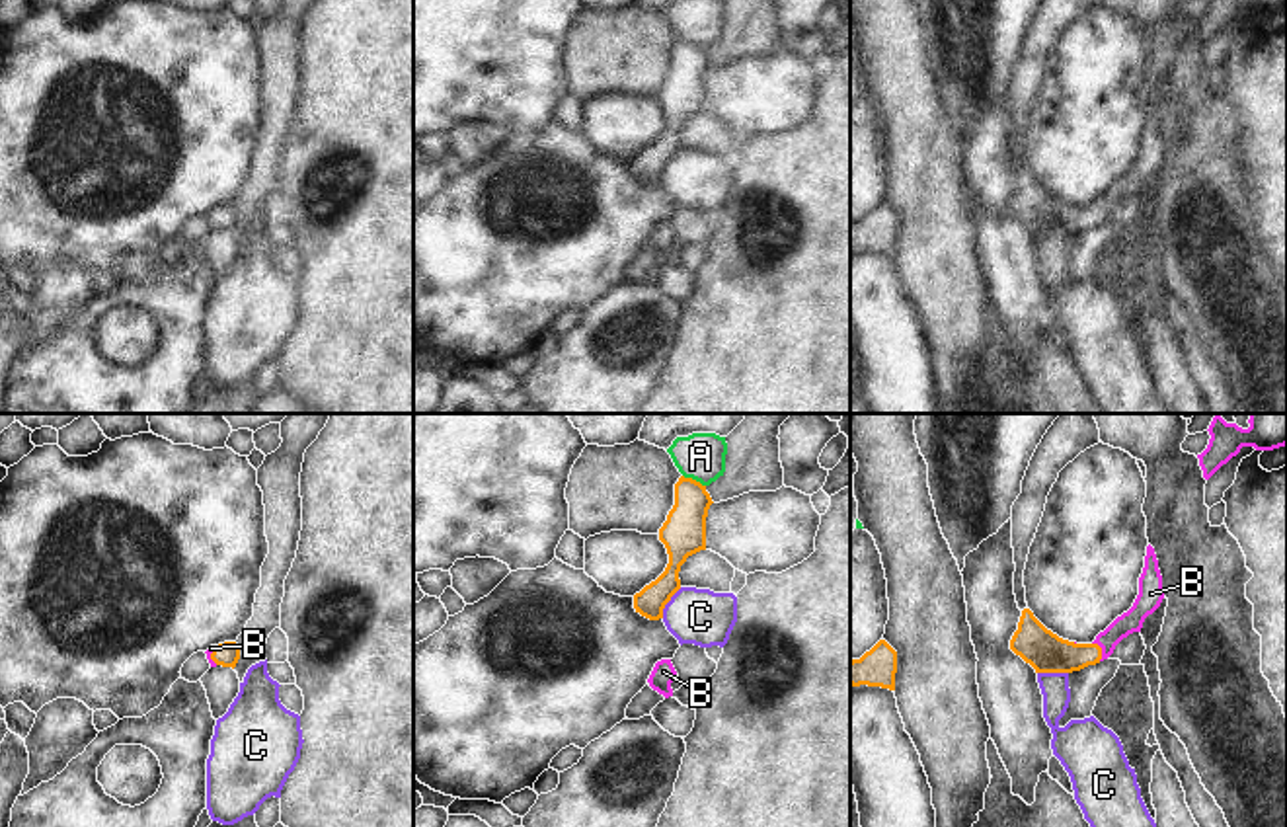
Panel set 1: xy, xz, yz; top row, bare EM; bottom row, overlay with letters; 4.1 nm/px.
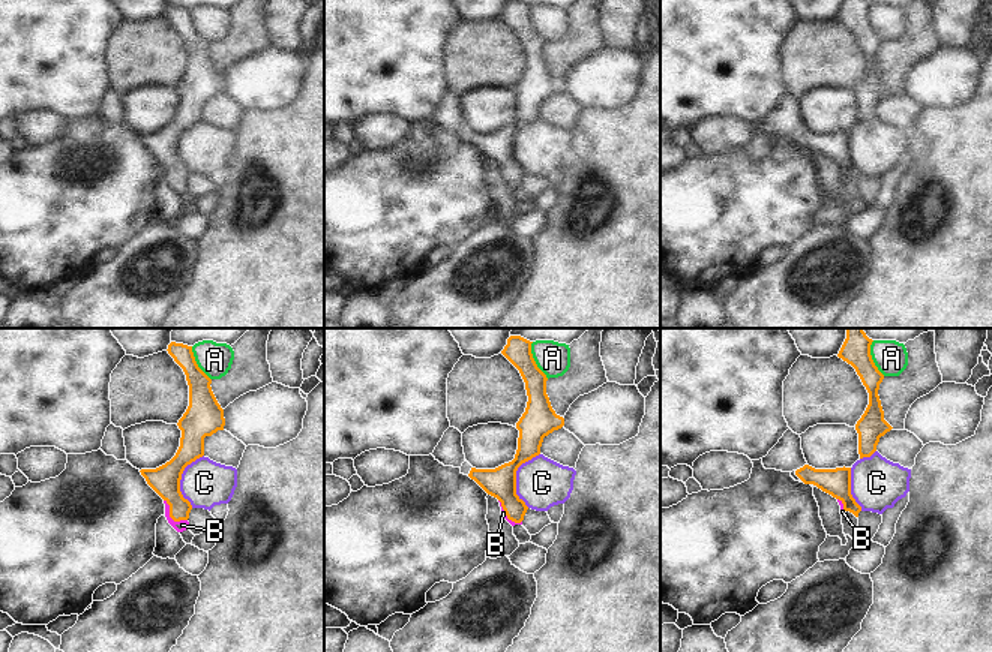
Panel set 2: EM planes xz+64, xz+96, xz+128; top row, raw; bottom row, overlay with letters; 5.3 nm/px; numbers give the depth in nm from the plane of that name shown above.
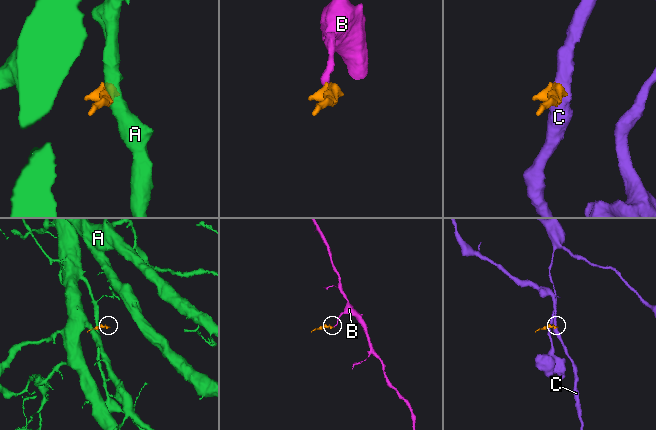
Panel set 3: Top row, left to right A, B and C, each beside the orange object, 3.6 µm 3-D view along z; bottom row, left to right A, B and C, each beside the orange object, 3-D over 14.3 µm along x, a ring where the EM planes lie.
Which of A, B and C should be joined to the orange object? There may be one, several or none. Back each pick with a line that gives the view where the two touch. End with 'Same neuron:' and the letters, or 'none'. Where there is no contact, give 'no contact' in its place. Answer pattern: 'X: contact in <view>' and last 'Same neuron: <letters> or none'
B: contact in yz
Same neuron: B

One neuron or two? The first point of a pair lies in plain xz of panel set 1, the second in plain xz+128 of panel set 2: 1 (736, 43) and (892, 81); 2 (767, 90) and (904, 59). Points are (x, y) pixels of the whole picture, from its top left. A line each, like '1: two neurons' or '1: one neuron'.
1: one neuron
2: two neurons

